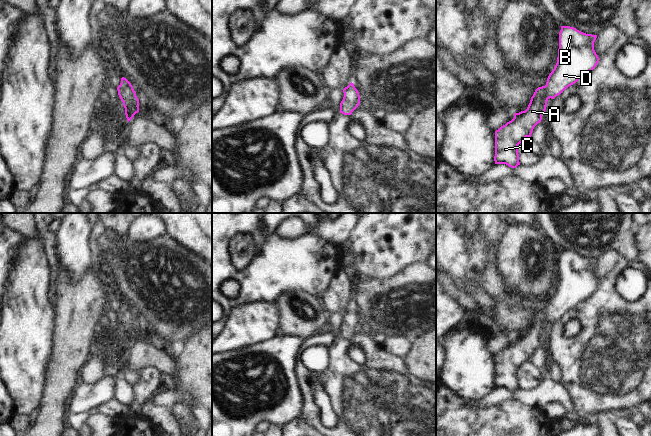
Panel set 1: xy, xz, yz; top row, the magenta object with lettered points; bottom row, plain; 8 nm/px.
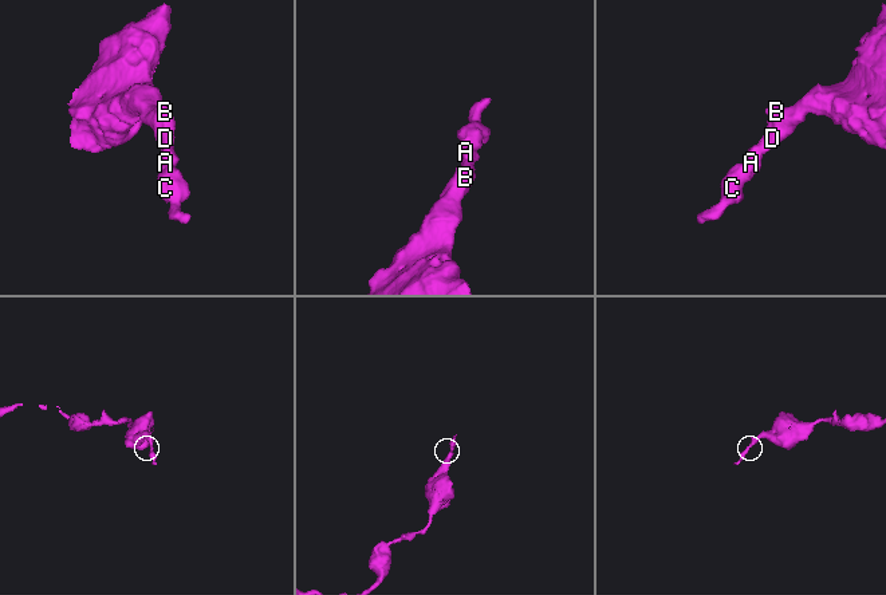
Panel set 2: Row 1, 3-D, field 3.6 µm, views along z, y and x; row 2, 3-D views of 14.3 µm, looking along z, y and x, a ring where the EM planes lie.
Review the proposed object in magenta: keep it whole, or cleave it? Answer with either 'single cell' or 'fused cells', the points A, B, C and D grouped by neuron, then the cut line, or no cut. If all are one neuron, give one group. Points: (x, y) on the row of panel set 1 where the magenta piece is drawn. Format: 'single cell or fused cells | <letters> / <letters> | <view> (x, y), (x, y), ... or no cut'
single cell | A B C D | no cut

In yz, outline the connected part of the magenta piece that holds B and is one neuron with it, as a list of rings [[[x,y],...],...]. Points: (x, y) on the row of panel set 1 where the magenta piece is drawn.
[[[561,26],[559,32],[559,49],[557,63],[549,74],[545,86],[538,87],[525,111],[514,114],[514,118],[495,131],[495,164],[506,164],[511,168],[520,165],[518,145],[526,138],[531,137],[534,127],[541,122],[545,113],[547,101],[560,95],[566,88],[575,84],[580,78],[592,71],[599,62],[594,50],[597,35],[586,34],[574,27]]]

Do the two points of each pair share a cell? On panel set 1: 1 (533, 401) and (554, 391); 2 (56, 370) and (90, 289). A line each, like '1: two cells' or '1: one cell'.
1: one cell
2: one cell

